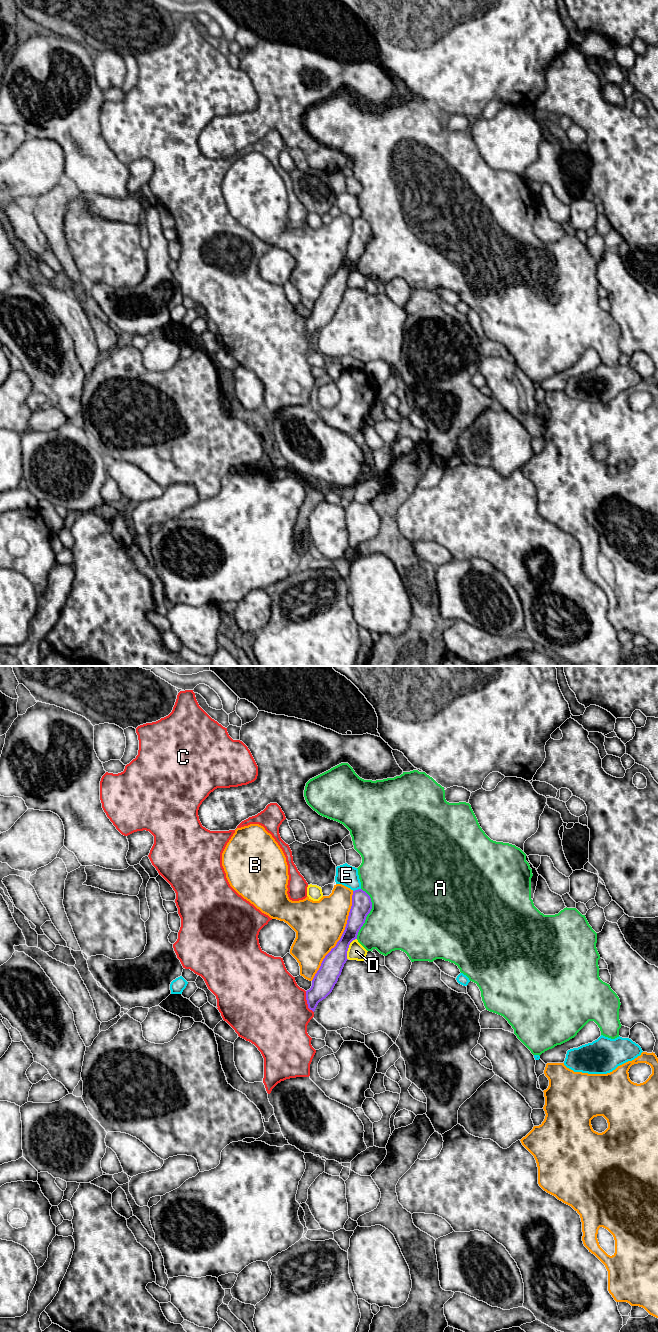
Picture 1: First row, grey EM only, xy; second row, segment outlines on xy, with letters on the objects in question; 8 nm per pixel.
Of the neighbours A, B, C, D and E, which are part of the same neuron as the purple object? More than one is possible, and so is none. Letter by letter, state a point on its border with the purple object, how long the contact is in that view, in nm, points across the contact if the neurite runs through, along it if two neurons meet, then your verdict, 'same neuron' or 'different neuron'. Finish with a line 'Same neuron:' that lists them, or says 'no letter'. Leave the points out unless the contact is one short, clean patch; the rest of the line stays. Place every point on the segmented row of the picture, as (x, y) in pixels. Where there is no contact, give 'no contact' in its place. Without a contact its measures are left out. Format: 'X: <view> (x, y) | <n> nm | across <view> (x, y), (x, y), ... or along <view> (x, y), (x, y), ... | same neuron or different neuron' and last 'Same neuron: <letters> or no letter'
A: xy (369, 912) | 400 nm | different neuron
B: xy (341, 936) | 800 nm | different neuron
C: xy (307, 1002) | 190 nm | different neuron
D: xy (348, 947) | 190 nm | along xy (356, 938), (349, 945), (347, 959) | different neuron
E: xy (356, 890) | 70 nm | different neuron
Same neuron: no letter

